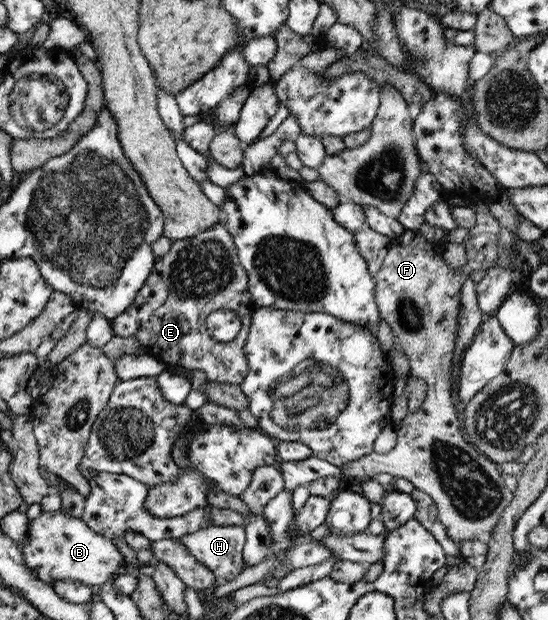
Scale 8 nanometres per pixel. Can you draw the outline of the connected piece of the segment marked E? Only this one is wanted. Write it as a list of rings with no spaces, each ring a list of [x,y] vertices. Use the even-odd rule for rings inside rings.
[[[221,219],[217,225],[213,225],[211,229],[203,231],[203,233],[197,233],[195,237],[171,241],[169,250],[154,261],[151,273],[133,298],[133,302],[122,313],[109,321],[111,335],[133,337],[133,339],[137,339],[137,343],[143,347],[147,355],[171,368],[203,371],[208,382],[217,383],[217,385],[222,383],[241,384],[248,370],[243,345],[245,345],[245,337],[251,324],[251,315],[257,309],[247,293],[247,283],[247,275],[238,263],[236,248]],[[217,310],[233,311],[241,321],[241,330],[229,343],[213,341],[205,330],[205,317]]]

